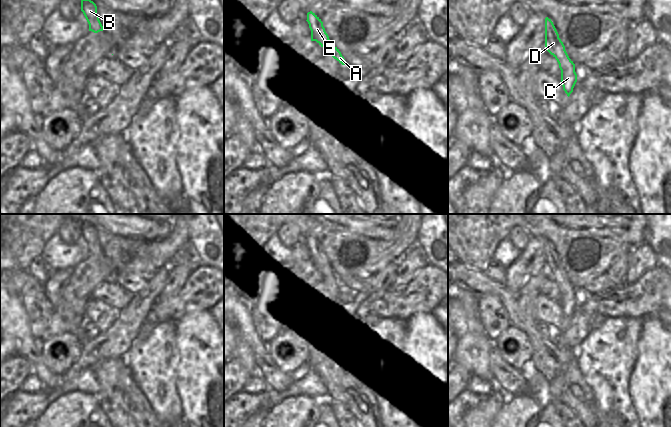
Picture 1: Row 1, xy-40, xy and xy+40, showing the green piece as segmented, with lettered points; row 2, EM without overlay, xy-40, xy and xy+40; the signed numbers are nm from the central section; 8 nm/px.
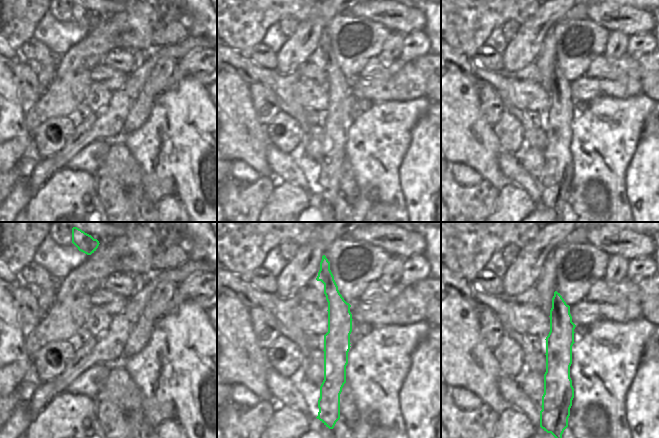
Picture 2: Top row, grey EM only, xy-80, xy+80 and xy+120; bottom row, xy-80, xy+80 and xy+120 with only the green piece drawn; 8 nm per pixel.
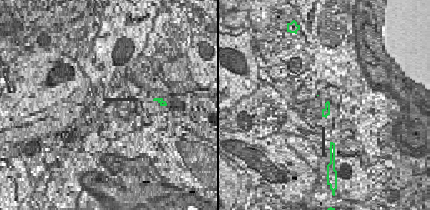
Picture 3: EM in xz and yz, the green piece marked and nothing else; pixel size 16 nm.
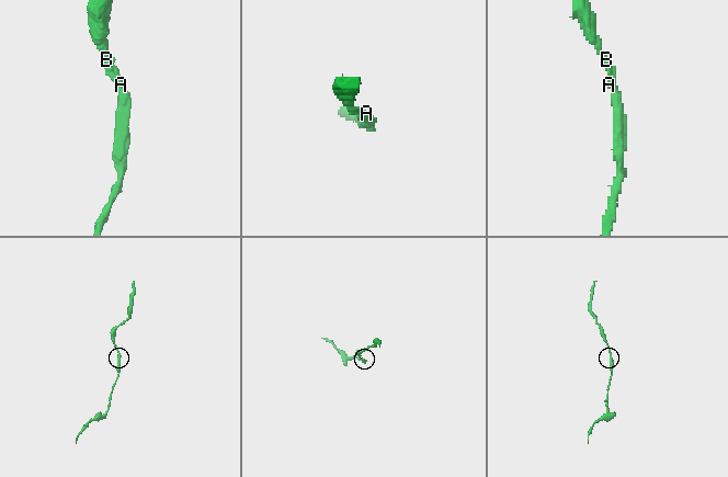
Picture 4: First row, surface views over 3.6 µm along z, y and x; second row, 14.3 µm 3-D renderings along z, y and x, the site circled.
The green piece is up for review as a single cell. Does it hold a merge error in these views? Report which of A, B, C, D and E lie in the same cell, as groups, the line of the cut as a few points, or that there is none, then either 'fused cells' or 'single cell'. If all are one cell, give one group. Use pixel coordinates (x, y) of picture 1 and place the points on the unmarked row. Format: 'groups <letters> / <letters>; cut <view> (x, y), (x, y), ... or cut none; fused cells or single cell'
groups A B C D E; cut none; single cell

